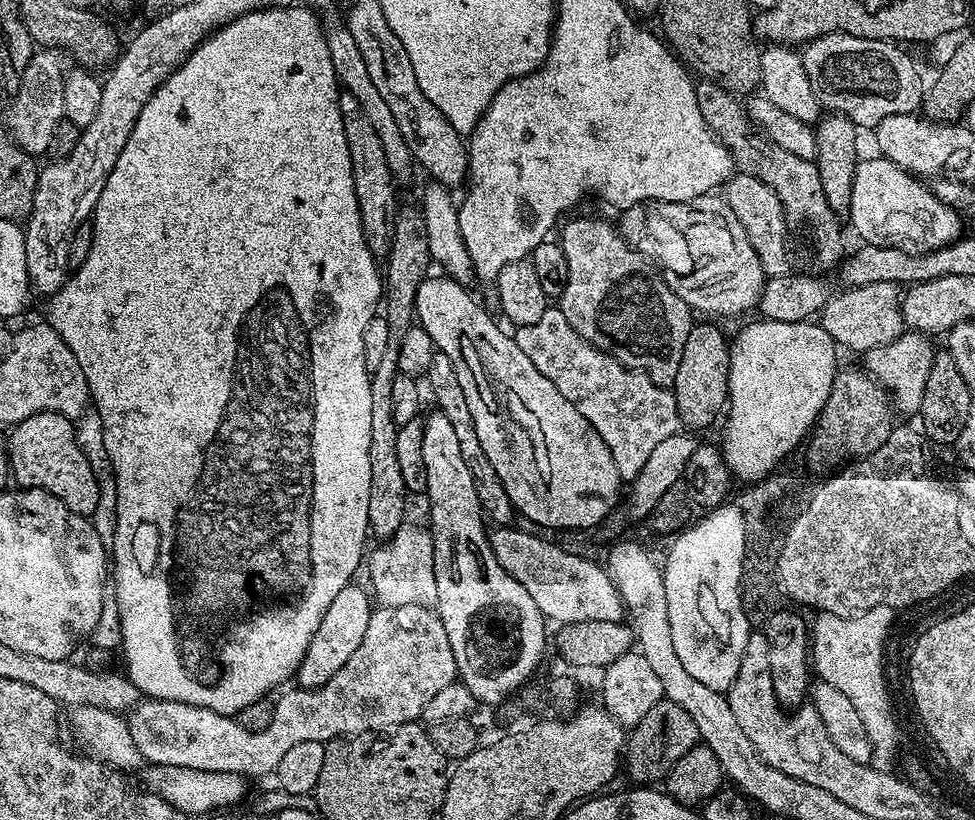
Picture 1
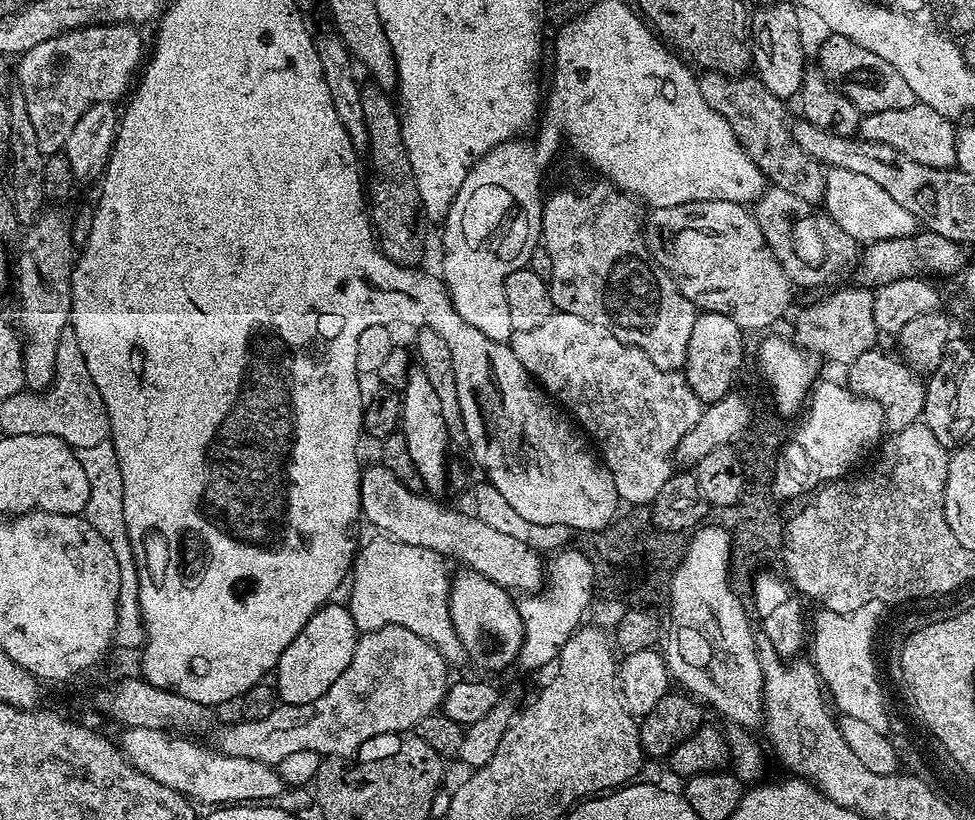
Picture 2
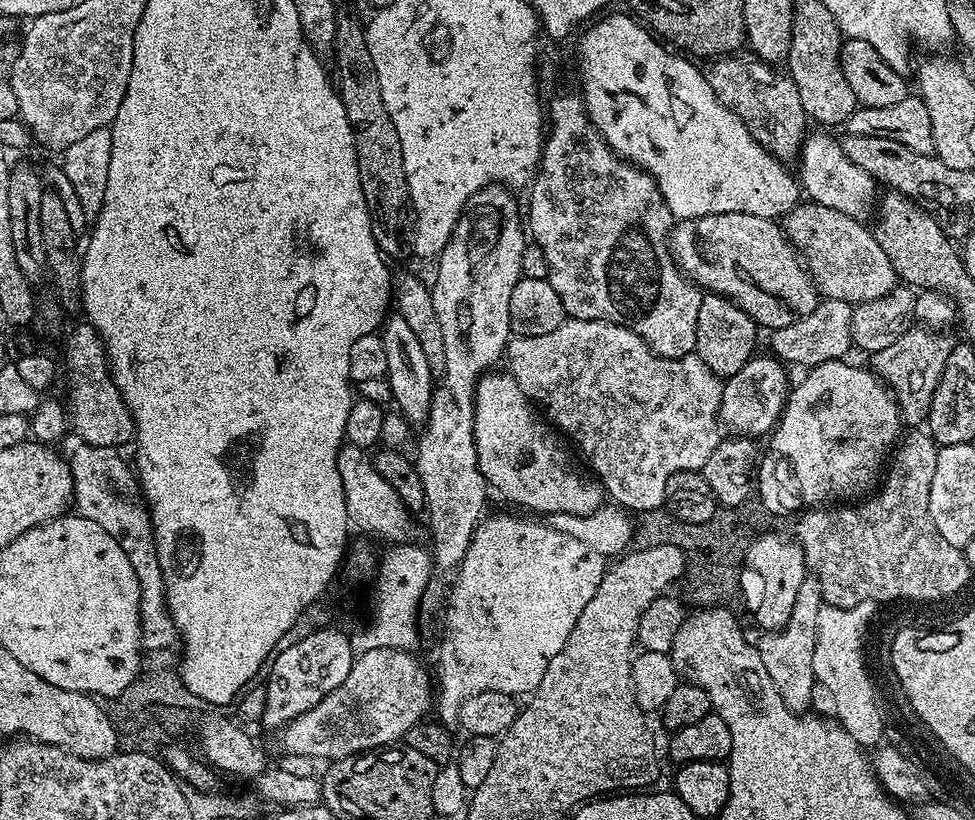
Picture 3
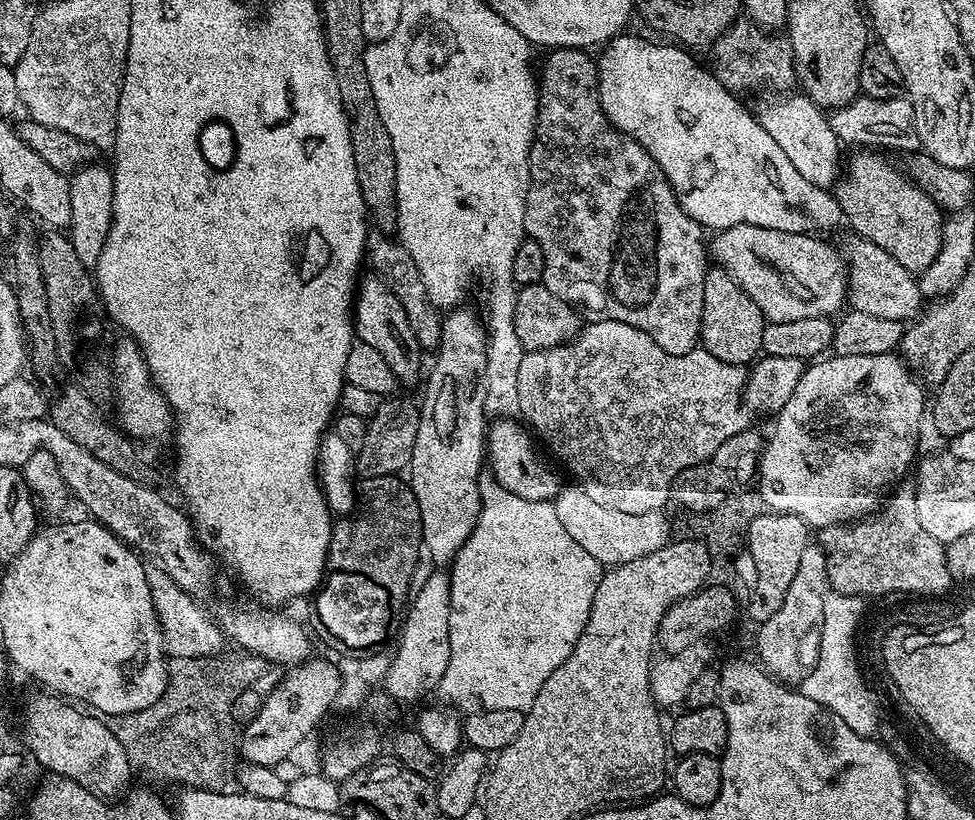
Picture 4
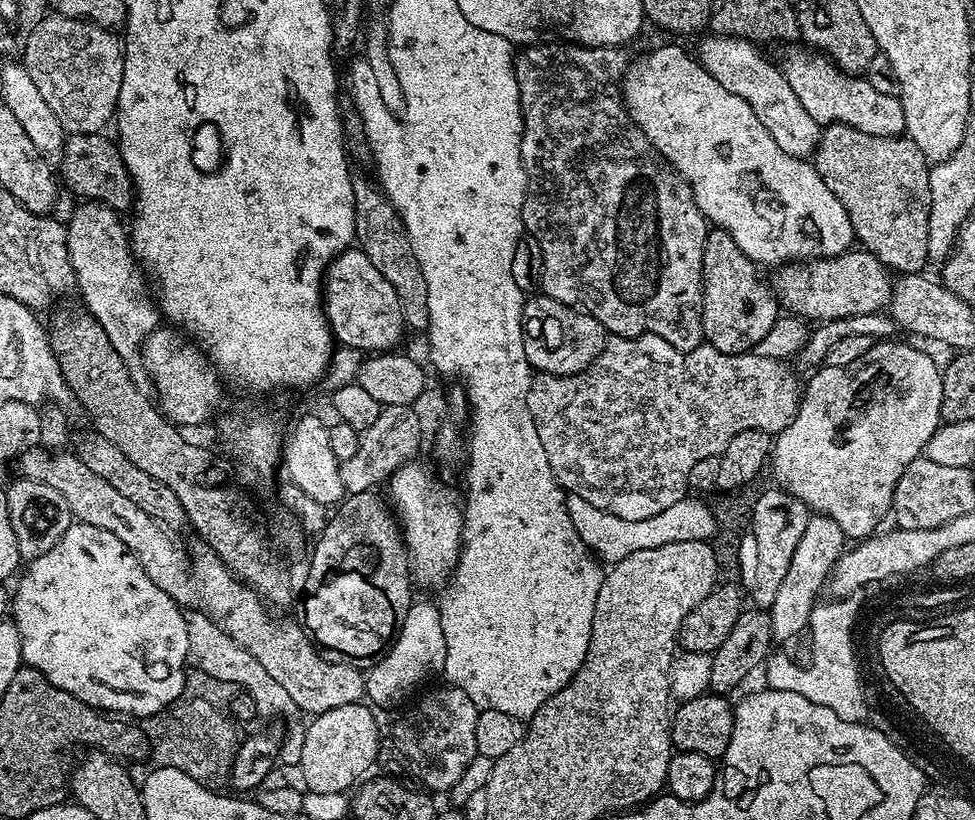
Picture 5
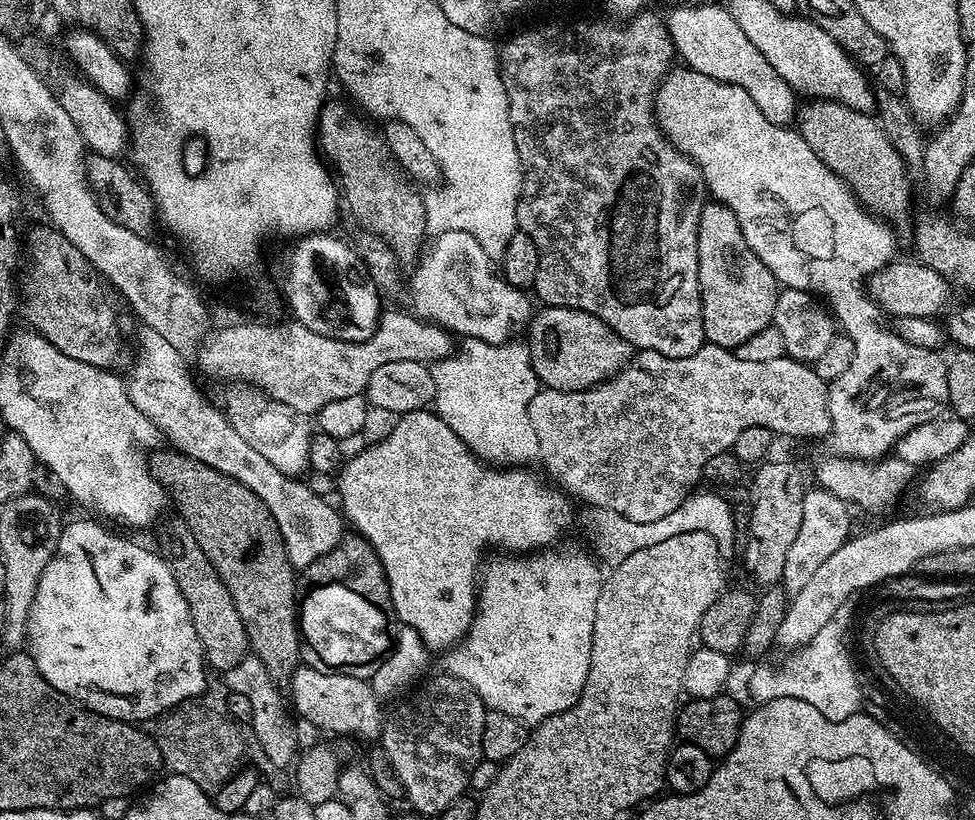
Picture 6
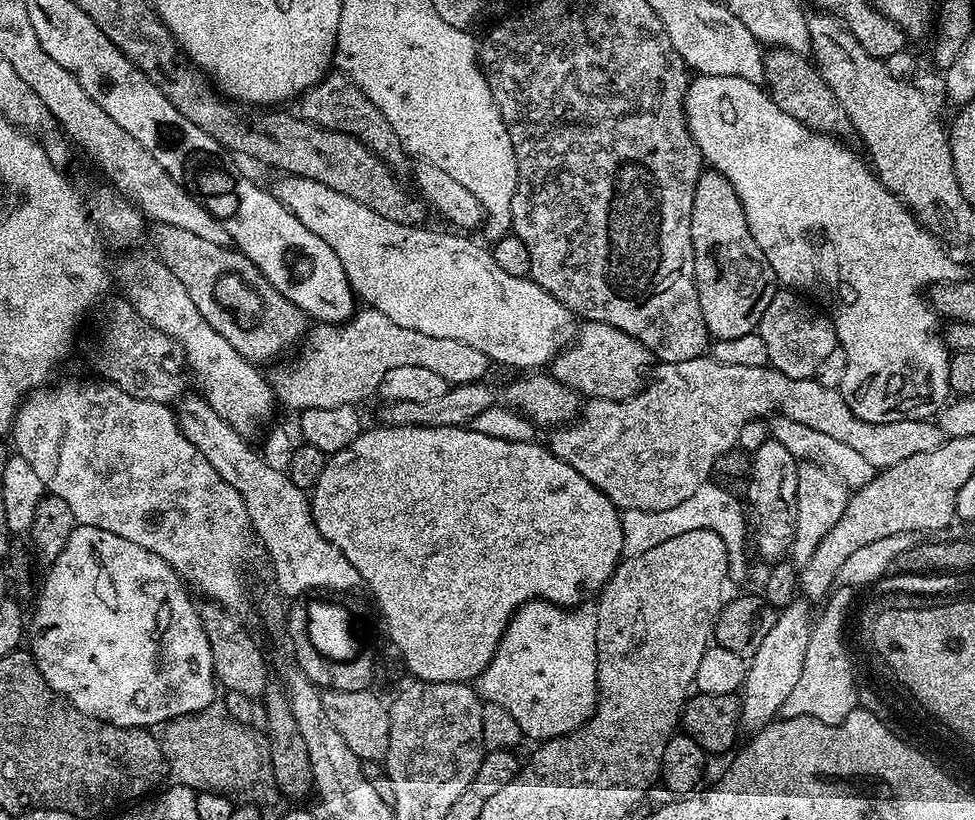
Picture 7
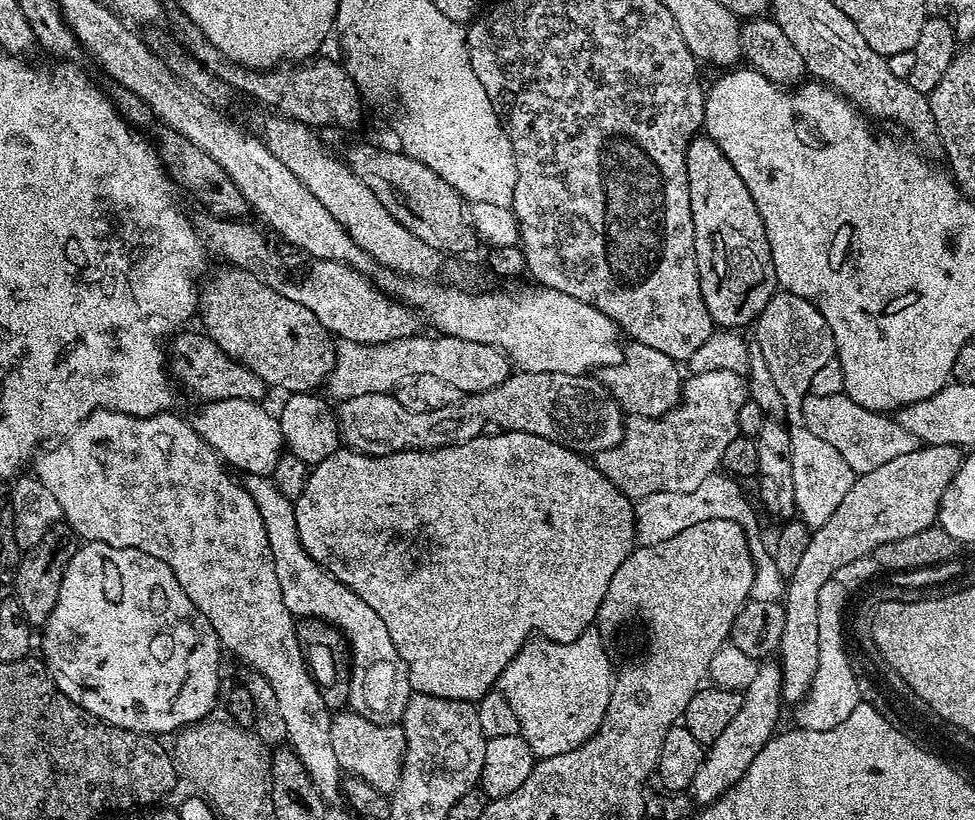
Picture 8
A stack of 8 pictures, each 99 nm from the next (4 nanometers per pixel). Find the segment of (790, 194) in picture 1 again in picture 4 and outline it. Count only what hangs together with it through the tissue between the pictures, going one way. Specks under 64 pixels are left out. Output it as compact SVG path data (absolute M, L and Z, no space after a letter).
M747 18L737 19L736 23L731 24L712 43L710 55L712 55L710 68L716 81L733 94L741 94L740 92L788 94L797 87L795 64L787 35L769 34Z

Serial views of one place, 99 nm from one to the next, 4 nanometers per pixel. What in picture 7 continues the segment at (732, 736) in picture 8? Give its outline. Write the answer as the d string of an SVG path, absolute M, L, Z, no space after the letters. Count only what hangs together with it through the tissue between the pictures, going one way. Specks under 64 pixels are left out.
M802 598L793 600L792 604L800 606L796 622L788 622L788 626L778 628L773 626L770 634L766 634L762 646L758 646L758 654L754 654L747 661L740 710L740 722L745 733L755 734L780 716L780 707L802 675L807 643L812 640L814 616L811 616L810 606L802 606Z

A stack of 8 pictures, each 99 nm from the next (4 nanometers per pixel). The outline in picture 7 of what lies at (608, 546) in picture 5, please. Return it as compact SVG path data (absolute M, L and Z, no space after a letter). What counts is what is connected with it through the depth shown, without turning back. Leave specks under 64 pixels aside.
M709 482L700 486L700 492L696 492L694 498L688 502L683 501L680 508L670 507L668 510L642 511L633 508L625 509L621 513L623 522L623 550L625 557L637 556L645 553L653 546L658 546L661 542L666 542L667 538L674 538L678 530L696 530L696 526L702 529L703 526L712 526L720 534L726 536L730 556L732 556L732 568L736 577L744 575L744 560L742 560L742 516L740 516L740 506L736 504L740 498L735 494L728 496L728 488L723 485L718 486L715 482Z

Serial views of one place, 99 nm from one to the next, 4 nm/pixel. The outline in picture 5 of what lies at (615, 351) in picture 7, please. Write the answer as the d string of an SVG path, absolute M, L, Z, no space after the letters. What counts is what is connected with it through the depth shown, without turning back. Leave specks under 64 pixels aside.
M543 294L536 295L525 299L522 314L524 349L528 363L537 373L550 376L572 376L586 370L604 348L604 327L600 325L598 318L588 312L571 308L569 304L563 304Z

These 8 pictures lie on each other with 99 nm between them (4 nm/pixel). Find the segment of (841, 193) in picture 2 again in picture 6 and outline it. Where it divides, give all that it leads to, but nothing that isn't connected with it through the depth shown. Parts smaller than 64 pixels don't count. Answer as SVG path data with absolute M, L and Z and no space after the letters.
M692 4L689 8L672 8L668 12L668 20L666 16L666 27L679 59L681 56L691 71L746 90L754 106L762 110L771 124L788 126L791 120L793 123L795 97L792 87L774 70L774 66L770 66L770 62L766 62L754 42L742 34L738 22L734 22L734 18L723 7L699 8Z

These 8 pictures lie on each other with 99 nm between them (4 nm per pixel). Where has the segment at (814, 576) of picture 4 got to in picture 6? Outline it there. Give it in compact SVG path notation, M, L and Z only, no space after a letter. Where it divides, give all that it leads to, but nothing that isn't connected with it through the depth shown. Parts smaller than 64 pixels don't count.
M819 486L809 487L803 499L802 526L786 554L786 566L782 570L782 587L785 592L795 594L810 582L810 574L815 574L818 566L838 550L853 535L852 516L849 505L840 500L830 490Z

